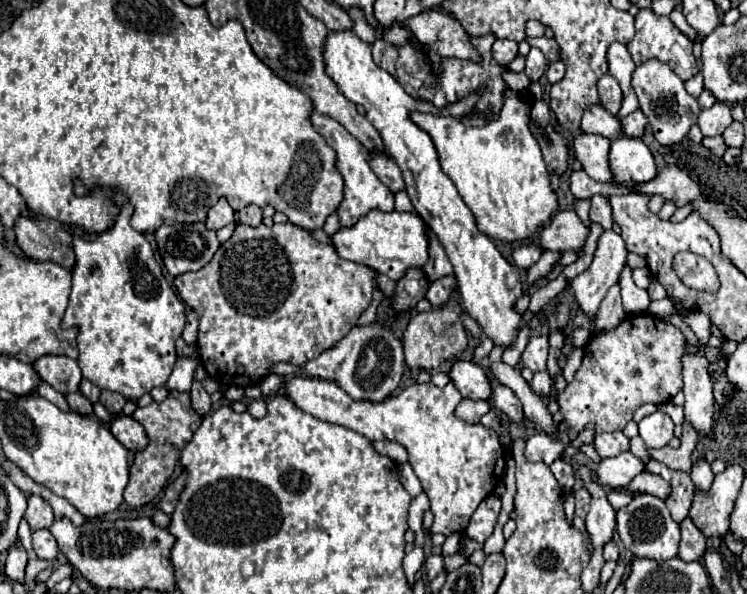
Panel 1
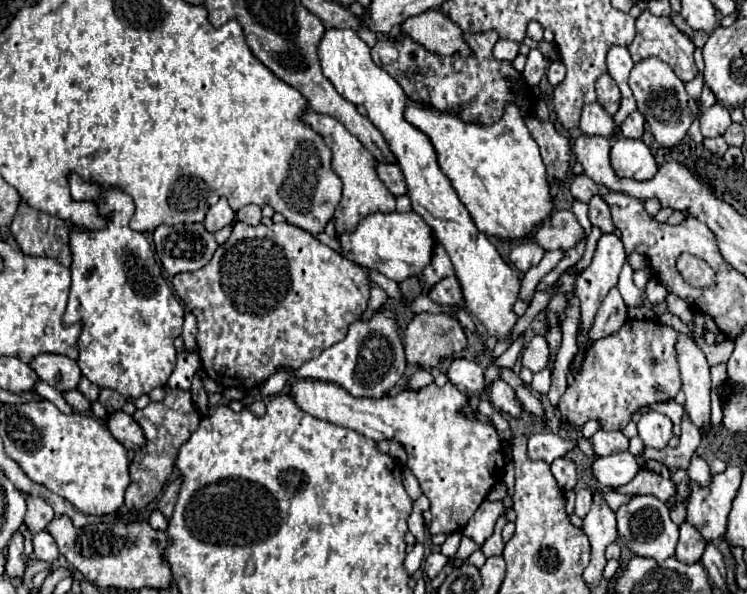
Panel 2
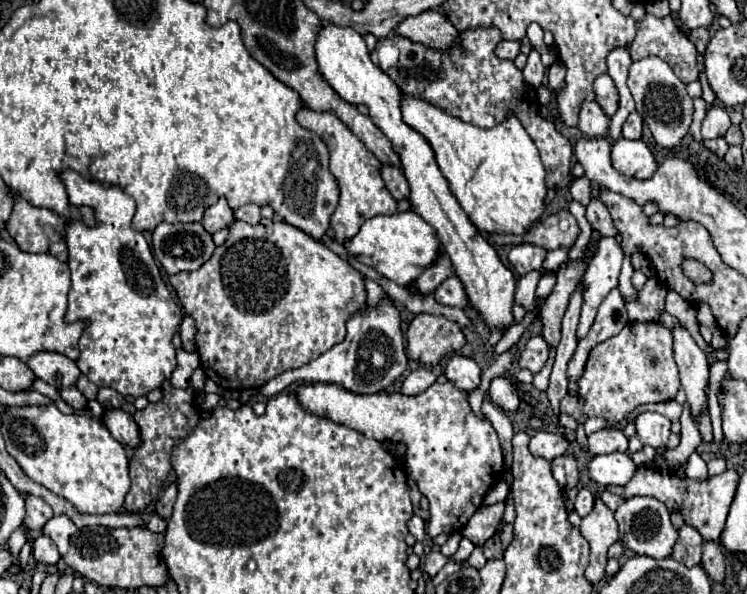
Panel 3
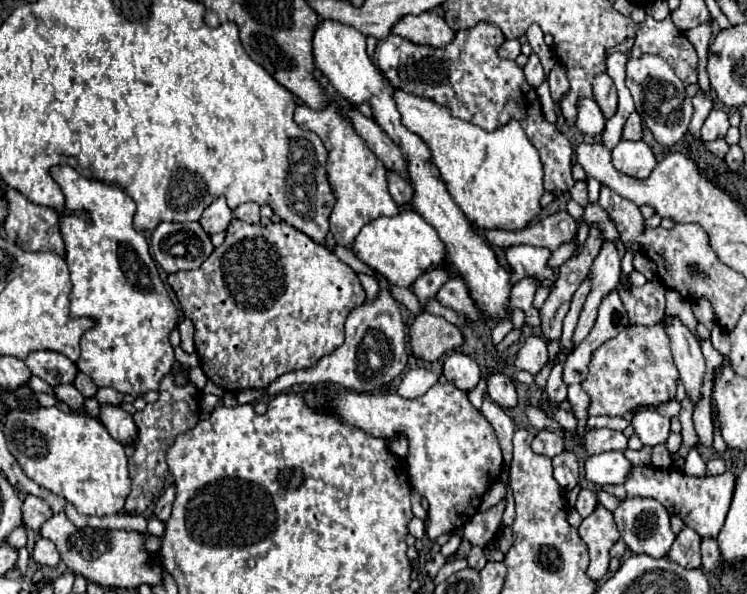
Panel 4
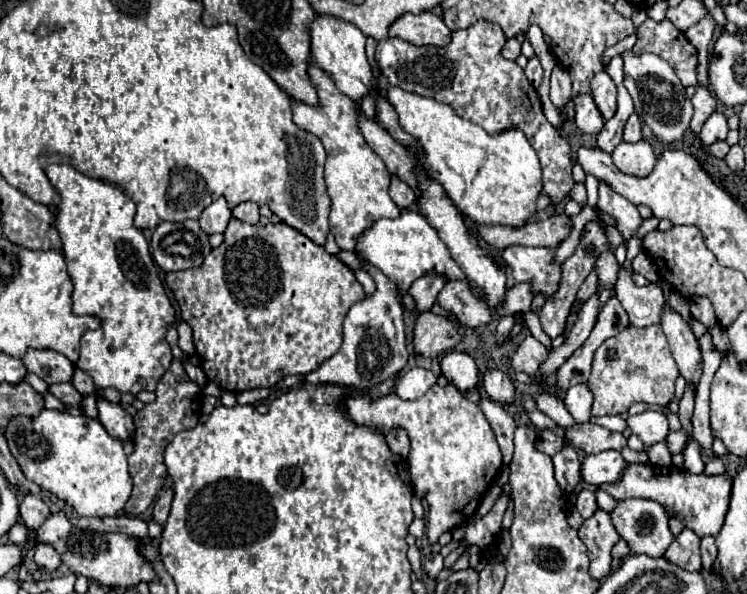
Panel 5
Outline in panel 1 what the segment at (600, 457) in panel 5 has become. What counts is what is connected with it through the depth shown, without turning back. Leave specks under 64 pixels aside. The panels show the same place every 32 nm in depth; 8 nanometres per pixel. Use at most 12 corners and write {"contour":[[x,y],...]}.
{"contour":[[632,452],[604,458],[596,468],[600,484],[628,486],[644,462]]}

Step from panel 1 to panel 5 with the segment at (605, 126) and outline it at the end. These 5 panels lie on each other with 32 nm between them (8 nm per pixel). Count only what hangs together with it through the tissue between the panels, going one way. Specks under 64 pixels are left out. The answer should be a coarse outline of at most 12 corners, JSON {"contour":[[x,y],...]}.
{"contour":[[576,96],[574,122],[584,134],[598,134],[602,118],[592,96]]}

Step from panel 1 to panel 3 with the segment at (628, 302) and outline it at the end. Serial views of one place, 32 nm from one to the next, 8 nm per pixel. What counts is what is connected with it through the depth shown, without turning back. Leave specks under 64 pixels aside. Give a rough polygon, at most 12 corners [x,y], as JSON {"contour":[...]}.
{"contour":[[630,256],[624,258],[620,272],[620,294],[634,302],[638,290],[632,286]]}

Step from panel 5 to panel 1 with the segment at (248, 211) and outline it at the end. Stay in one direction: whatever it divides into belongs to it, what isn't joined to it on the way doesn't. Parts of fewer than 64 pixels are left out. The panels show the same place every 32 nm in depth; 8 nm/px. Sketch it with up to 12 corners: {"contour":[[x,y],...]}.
{"contour":[[250,204],[238,212],[238,222],[262,224],[262,208]]}

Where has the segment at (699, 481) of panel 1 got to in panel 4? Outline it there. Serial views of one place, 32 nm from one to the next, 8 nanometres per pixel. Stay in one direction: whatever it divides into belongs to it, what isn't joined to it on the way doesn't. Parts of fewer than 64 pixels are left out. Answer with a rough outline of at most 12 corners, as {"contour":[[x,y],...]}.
{"contour":[[696,448],[686,456],[684,472],[706,476],[706,462]]}

